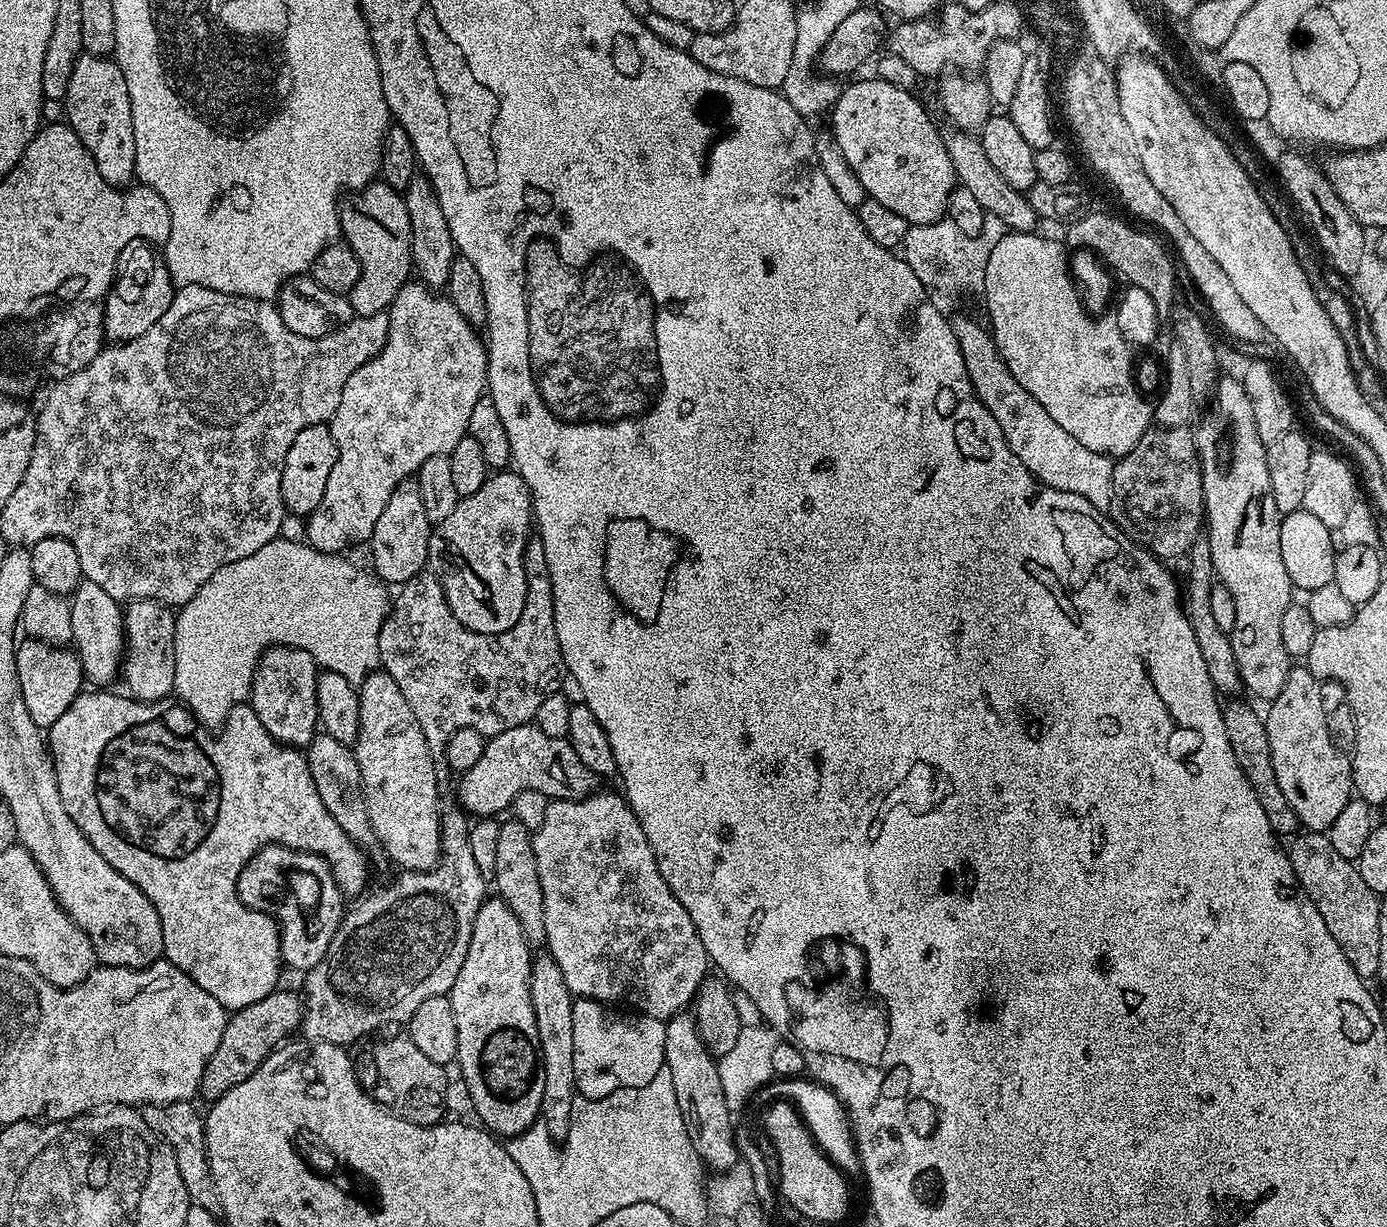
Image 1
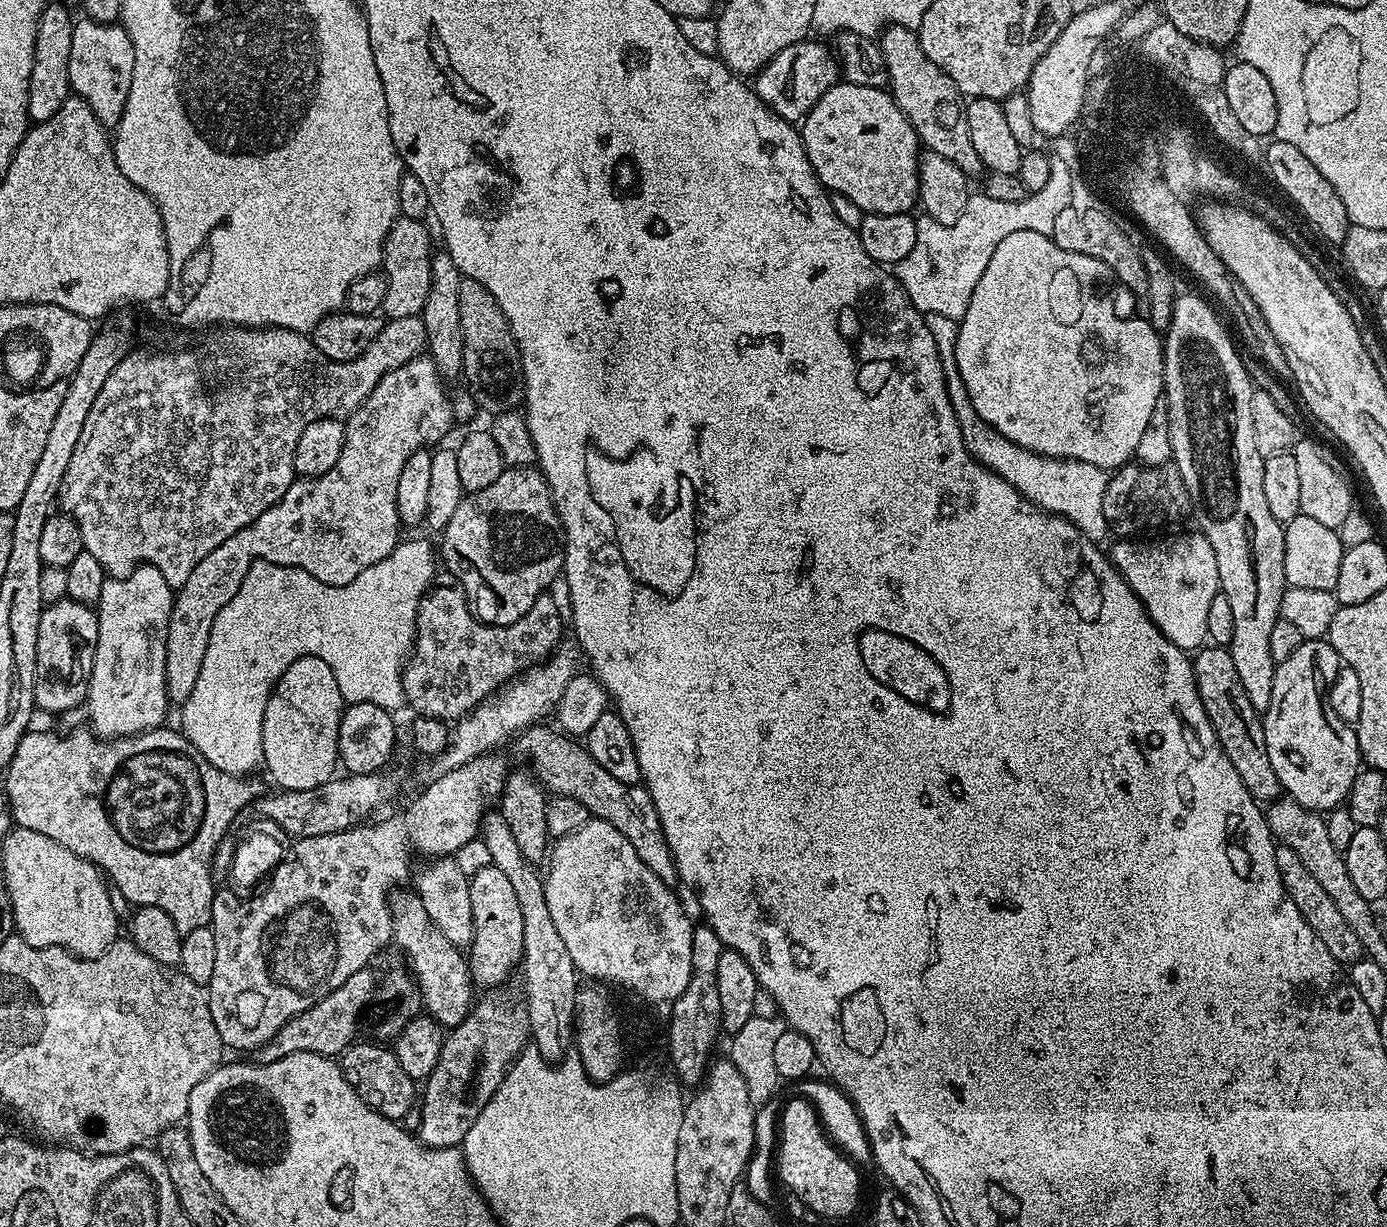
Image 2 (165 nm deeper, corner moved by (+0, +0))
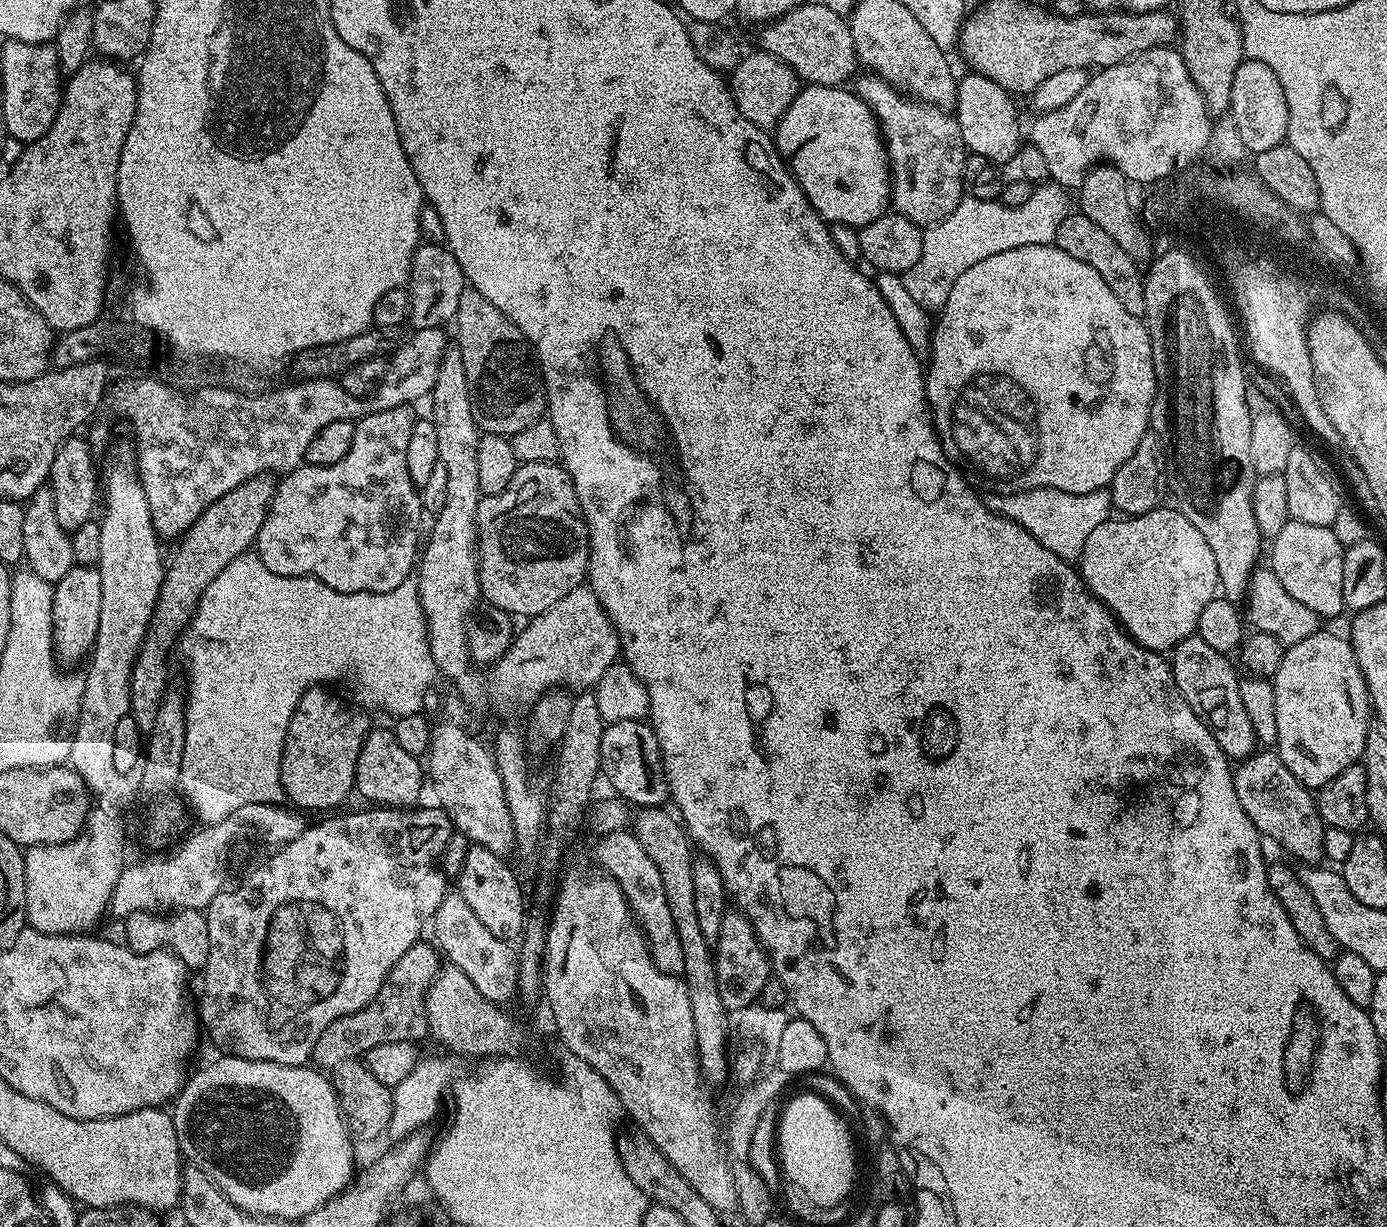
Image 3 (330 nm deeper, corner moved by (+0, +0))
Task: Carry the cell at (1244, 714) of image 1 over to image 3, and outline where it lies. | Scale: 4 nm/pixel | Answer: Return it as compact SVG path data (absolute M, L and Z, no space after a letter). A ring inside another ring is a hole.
M1195 634L1178 642L1170 652L1174 682L1182 698L1186 698L1190 710L1194 710L1210 734L1214 734L1214 742L1218 742L1229 761L1239 762L1257 751L1258 741L1250 714L1246 714L1246 706L1242 706L1241 677L1236 676L1237 665L1232 665L1228 660L1231 659L1225 653L1213 650Z

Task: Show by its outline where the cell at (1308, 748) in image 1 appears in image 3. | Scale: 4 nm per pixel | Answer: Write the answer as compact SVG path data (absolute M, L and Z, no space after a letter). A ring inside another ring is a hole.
M1321 630L1302 638L1302 642L1285 647L1282 666L1271 677L1274 686L1274 711L1277 715L1278 734L1274 745L1276 755L1286 762L1286 770L1298 778L1305 788L1318 790L1326 786L1342 770L1363 757L1366 734L1370 731L1370 701L1364 675L1356 661L1351 643L1332 632Z

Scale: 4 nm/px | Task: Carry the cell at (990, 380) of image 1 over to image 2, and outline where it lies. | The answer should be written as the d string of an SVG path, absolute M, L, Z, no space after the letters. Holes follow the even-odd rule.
M927 314L924 324L930 326L930 334L934 334L934 342L938 346L938 354L944 367L944 380L948 384L948 397L952 403L954 418L958 418L958 426L962 430L962 438L968 451L985 468L992 469L997 476L1010 482L1010 486L1017 488L1031 504L1038 505L1043 512L1050 512L1053 516L1063 516L1089 541L1100 542L1104 535L1109 535L1106 514L1102 514L1102 498L1106 498L1109 473L1090 462L1059 460L1055 456L1031 452L995 432L974 410L956 369L954 349L958 342L957 321L946 318L943 314Z

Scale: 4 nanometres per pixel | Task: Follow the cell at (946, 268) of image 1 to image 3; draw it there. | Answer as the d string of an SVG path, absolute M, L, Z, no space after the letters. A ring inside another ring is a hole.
M1055 182L1039 183L1032 191L1029 201L1024 202L1020 207L1008 207L1001 203L999 200L988 199L976 199L966 196L960 201L958 207L956 207L951 214L944 220L940 220L939 223L929 225L923 229L924 237L922 238L922 258L918 258L918 262L914 262L914 266L910 266L908 272L903 273L902 279L906 290L910 290L911 296L914 297L914 302L918 302L918 306L929 310L939 310L944 307L946 298L950 298L950 290L954 290L954 282L958 282L958 278L961 274L966 274L966 270L970 270L970 266L974 266L977 262L983 262L985 258L991 258L994 254L1002 254L1002 250L1014 250L1018 246L1030 246L1031 244L1051 244L1055 241L1056 234L1058 232L1058 226L1061 222L1070 214L1070 208L1068 208L1068 196L1069 193L1061 187L1060 184Z

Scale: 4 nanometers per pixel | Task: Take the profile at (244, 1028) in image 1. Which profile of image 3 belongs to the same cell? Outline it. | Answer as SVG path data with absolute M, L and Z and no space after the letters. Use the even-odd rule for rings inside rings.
M417 942L410 946L410 950L406 950L398 962L394 962L390 974L382 982L382 988L362 1010L346 1014L322 1030L311 1058L311 1063L317 1069L331 1070L351 1060L360 1060L374 1050L374 1046L382 1046L382 1042L416 1044L428 1036L424 999L442 967L442 956L431 943L424 943Z

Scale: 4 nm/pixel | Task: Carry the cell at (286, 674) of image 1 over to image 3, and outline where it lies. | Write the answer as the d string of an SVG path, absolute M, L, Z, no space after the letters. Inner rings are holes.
M317 686L315 688L311 688L310 690L306 690L306 694L302 694L302 698L294 710L294 718L290 718L290 726L288 727L286 742L284 743L284 749L282 750L282 766L280 767L280 777L282 778L282 786L284 787L285 797L287 797L287 799L291 801L291 803L295 805L297 809L307 810L309 813L311 813L310 811L325 811L324 813L327 813L329 810L339 809L336 807L338 807L348 795L353 795L356 786L356 763L358 762L358 754L362 750L362 742L364 739L366 739L366 737L368 737L368 733L370 731L370 723L368 724L367 718L363 716L363 714L365 715L363 711L360 711L360 713L355 712L355 710L352 708L347 708L347 706L344 705L334 693L327 692L326 689L327 687Z

